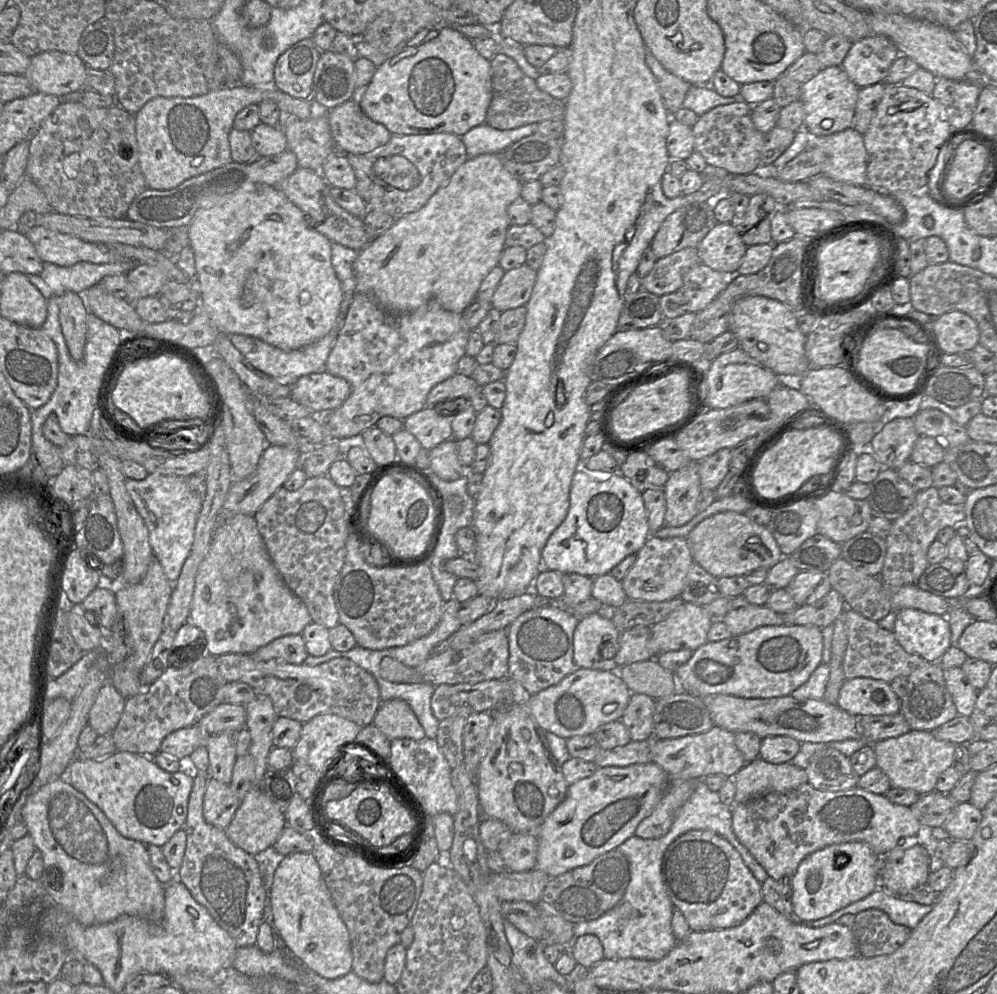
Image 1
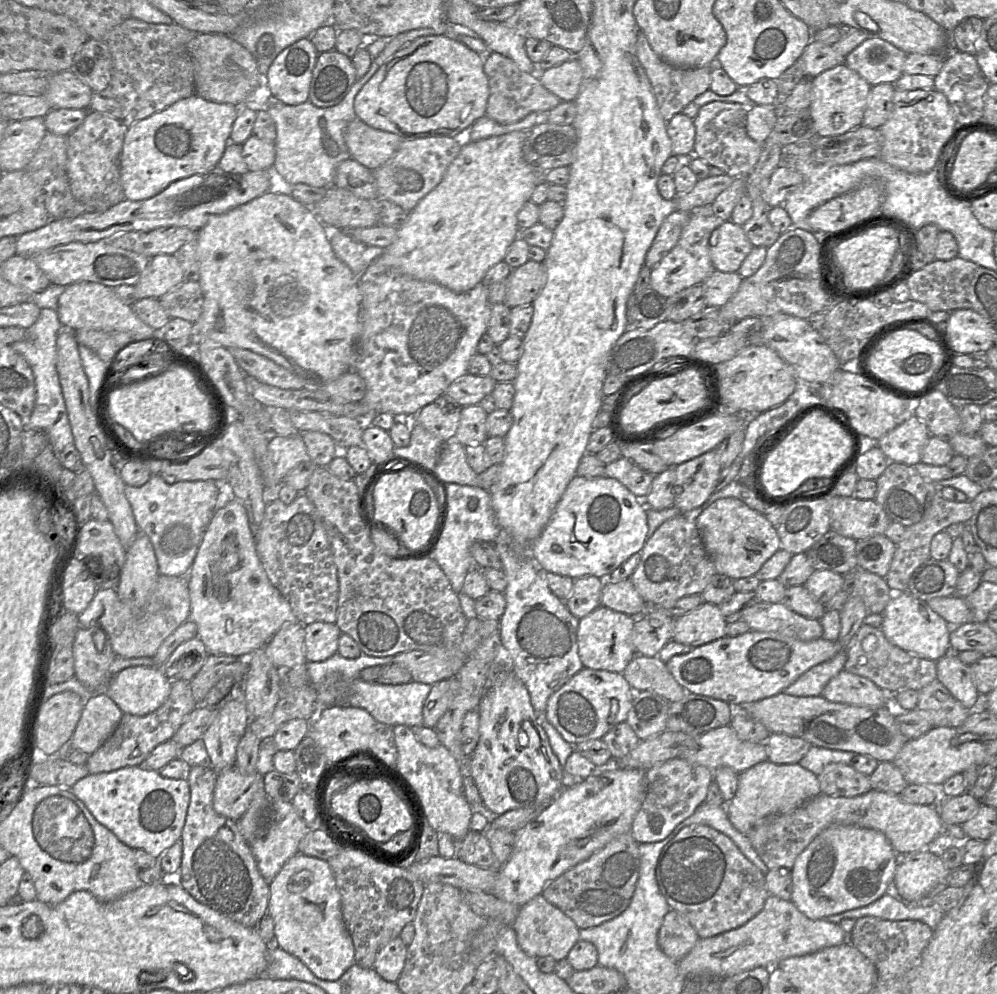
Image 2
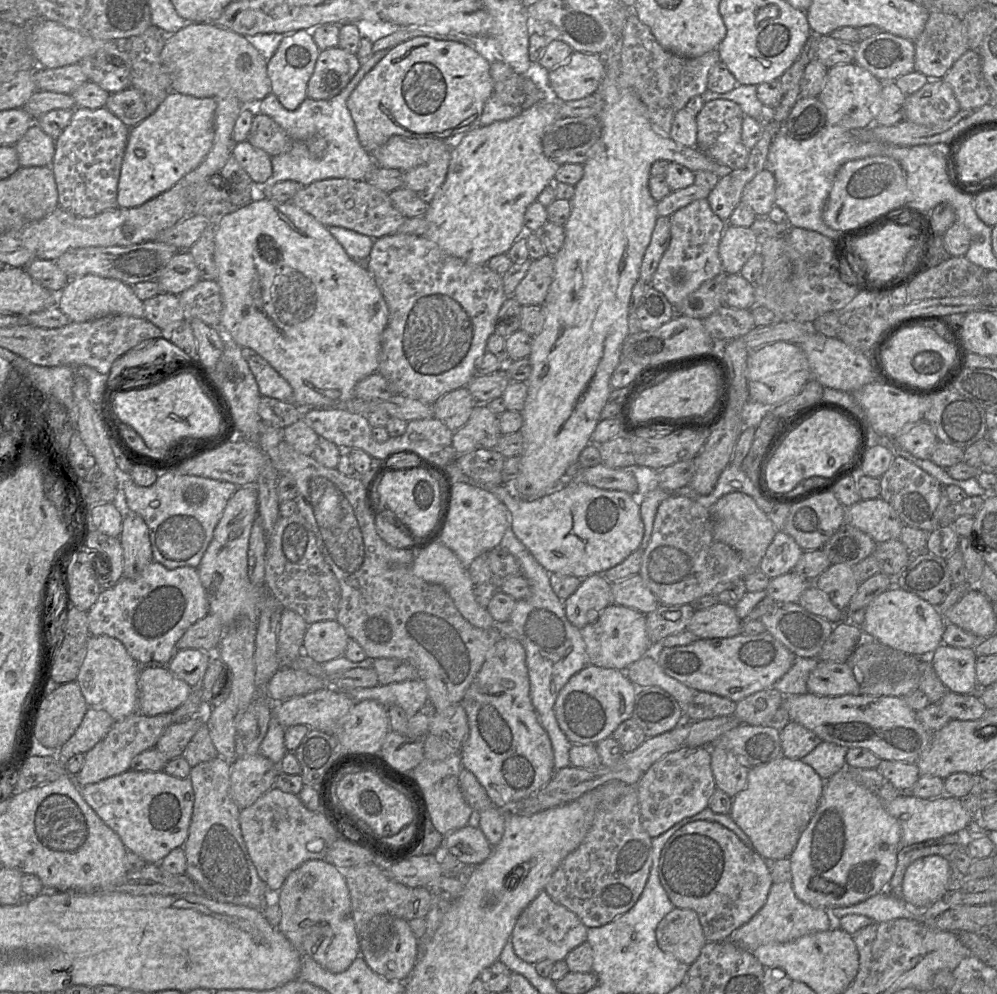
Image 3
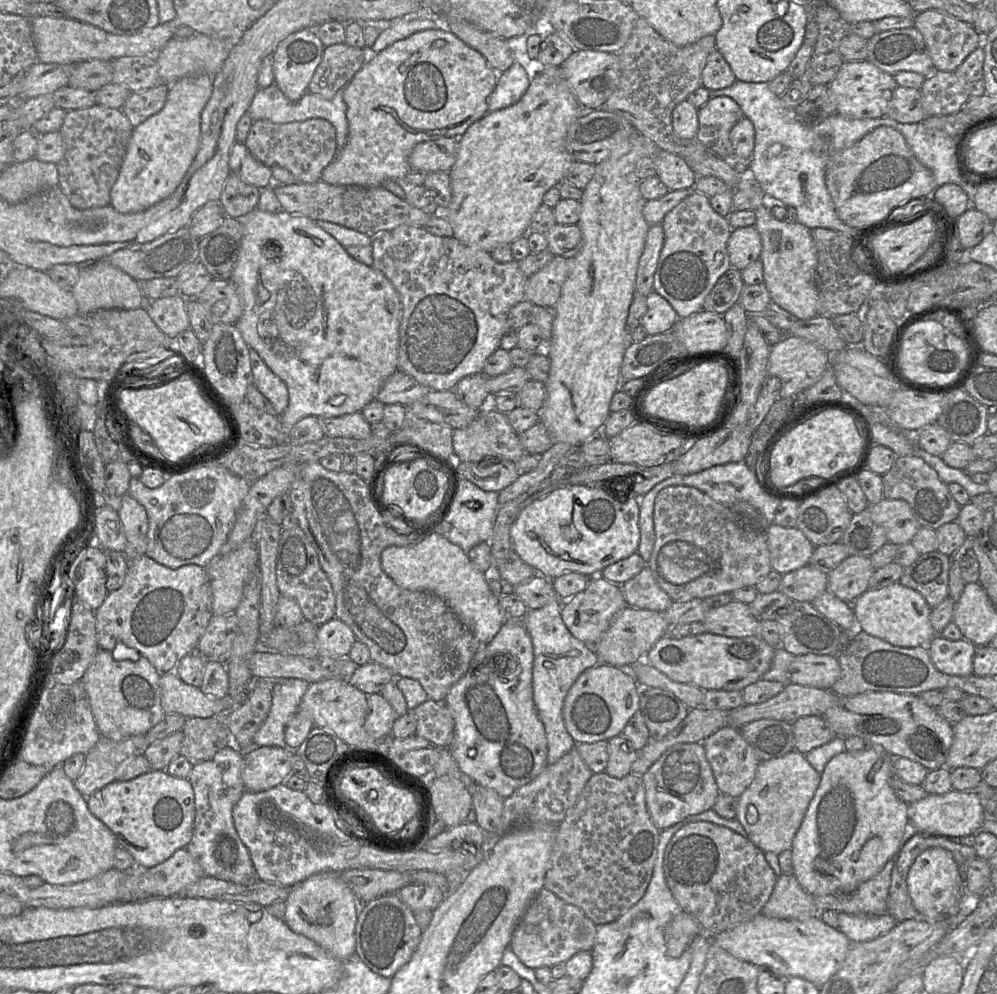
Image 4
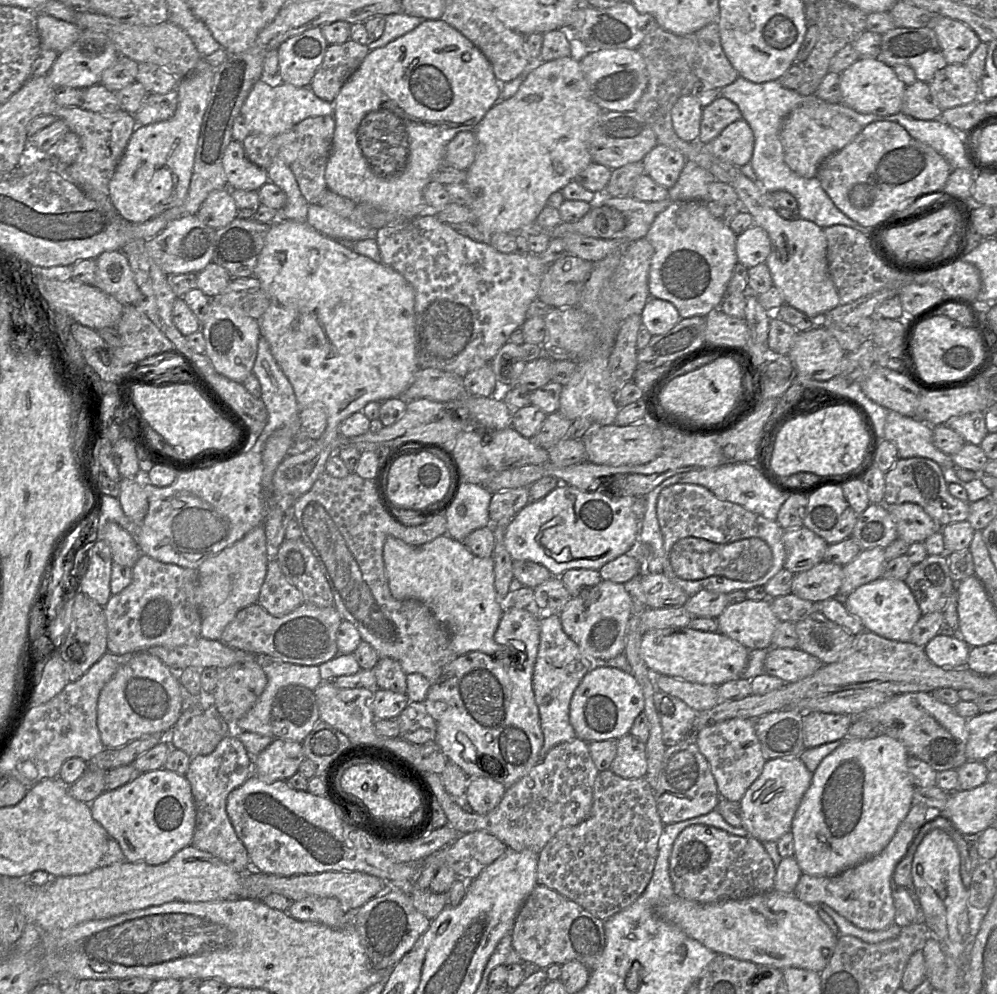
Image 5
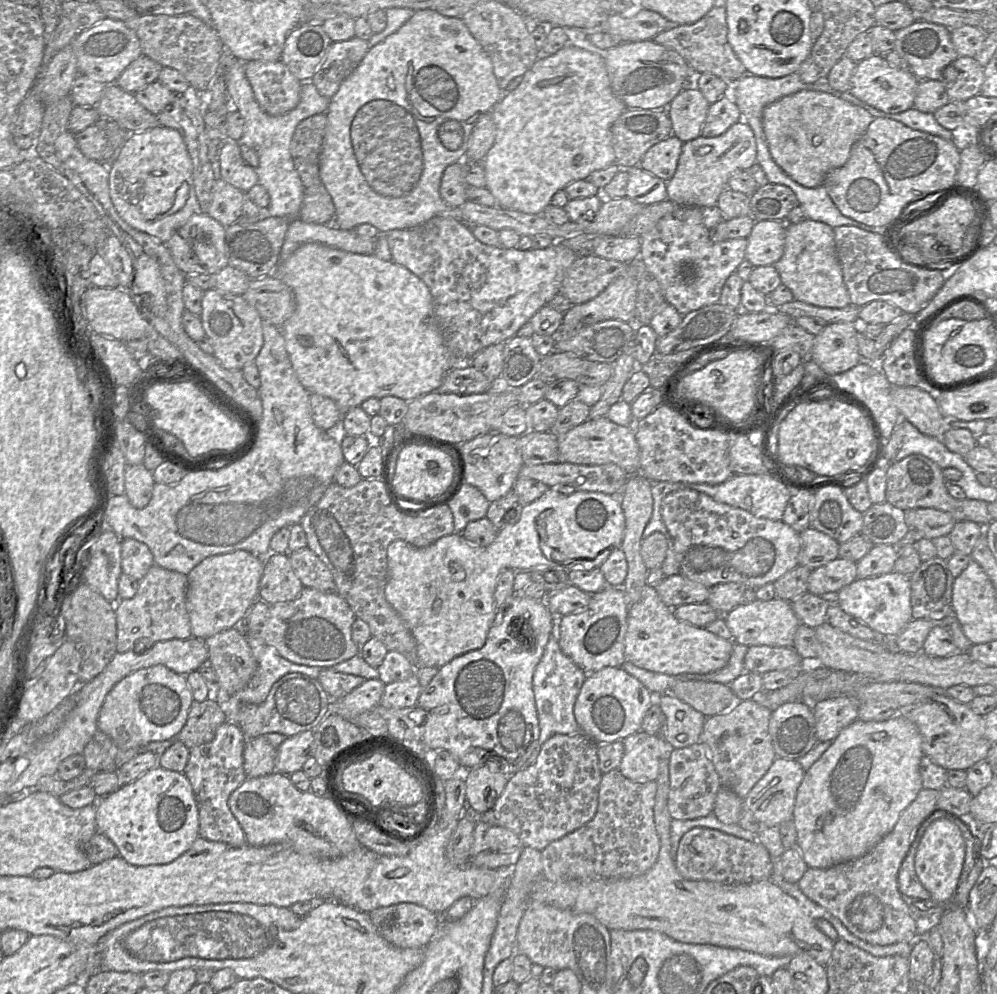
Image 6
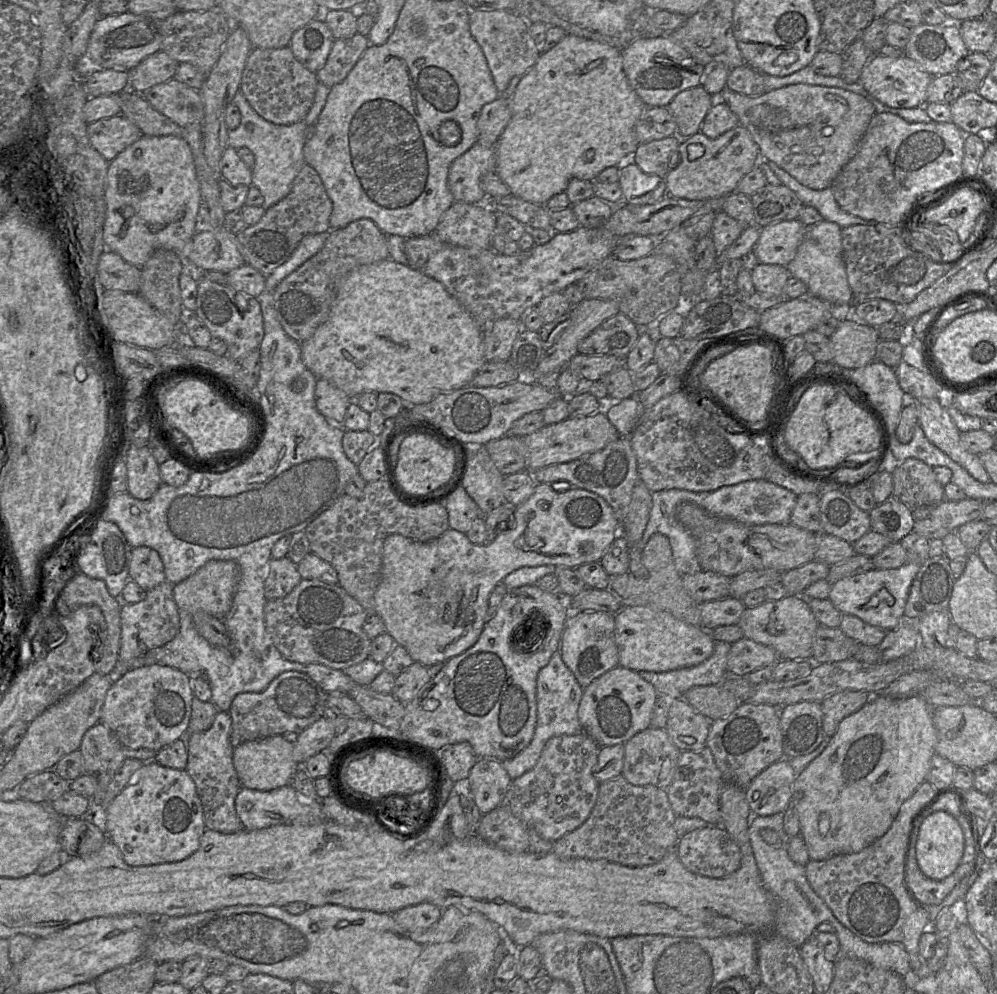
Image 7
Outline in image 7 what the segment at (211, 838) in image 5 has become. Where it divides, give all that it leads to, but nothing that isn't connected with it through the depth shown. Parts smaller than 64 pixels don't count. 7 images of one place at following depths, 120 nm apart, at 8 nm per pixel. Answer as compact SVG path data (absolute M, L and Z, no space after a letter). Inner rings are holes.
M218 711L211 727L187 735L188 761L186 771L193 779L200 798L206 829L221 833L235 833L243 825L235 809L235 799L241 788L233 765L234 747L230 742L232 718L228 711Z

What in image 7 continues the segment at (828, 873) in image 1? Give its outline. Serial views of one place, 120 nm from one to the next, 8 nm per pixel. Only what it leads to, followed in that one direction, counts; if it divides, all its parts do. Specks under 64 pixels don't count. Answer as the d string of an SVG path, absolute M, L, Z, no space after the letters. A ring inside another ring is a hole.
M877 694L872 695L871 700L860 710L845 717L840 722L836 733L830 737L825 750L795 778L792 786L791 806L797 811L800 835L804 839L811 860L821 861L834 855L860 852L887 832L904 801L911 797L916 789L926 781L931 759L936 754L935 747L937 743L937 732L933 724L932 712L933 707L919 694L904 699L895 699L884 694Z

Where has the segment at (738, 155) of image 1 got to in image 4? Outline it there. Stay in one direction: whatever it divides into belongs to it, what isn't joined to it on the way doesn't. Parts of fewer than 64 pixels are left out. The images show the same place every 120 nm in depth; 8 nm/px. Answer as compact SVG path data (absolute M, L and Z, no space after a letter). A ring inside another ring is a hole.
M710 97L698 109L699 126L696 140L726 162L734 160L730 131L743 117L743 111L731 97Z

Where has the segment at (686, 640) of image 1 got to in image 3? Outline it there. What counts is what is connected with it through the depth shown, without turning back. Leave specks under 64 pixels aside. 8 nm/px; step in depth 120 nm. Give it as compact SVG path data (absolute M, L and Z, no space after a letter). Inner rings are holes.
M724 603L703 610L695 610L687 630L698 639L728 638L742 633L742 620L735 608Z

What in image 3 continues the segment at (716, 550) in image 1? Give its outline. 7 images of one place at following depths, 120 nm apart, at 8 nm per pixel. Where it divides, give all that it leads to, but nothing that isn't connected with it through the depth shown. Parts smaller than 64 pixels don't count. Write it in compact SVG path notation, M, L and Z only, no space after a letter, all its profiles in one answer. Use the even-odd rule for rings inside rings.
M741 492L726 494L709 510L713 521L714 538L736 550L754 569L758 569L778 531L768 515L759 508L753 498Z

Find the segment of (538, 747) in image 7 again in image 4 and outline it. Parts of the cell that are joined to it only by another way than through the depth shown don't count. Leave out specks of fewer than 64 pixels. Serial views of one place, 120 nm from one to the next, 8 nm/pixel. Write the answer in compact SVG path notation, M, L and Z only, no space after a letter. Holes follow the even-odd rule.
M556 596L539 609L528 609L521 619L533 644L533 701L547 737L547 763L557 762L576 742L567 731L563 718L564 699L582 672L596 666L599 659L592 646L575 638L561 617L562 600Z

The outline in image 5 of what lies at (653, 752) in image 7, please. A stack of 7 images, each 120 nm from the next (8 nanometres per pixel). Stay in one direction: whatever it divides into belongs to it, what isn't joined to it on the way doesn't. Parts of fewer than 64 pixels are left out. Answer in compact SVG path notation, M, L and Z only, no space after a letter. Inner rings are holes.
M632 734L617 740L617 753L609 770L626 778L642 778L647 773L646 745Z

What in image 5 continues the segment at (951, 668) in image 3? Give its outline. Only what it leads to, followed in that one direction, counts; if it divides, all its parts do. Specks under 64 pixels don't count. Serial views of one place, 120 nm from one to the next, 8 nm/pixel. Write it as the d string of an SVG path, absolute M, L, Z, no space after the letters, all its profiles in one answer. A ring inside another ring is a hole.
M937 634L924 647L929 660L943 668L964 668L971 647L960 636Z

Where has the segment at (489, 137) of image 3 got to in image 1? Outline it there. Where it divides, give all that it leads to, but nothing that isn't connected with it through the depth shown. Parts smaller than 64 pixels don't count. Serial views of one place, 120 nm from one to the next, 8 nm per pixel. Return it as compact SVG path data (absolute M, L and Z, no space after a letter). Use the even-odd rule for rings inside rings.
M500 154L468 158L425 205L396 220L385 233L358 252L353 264L355 292L369 295L392 313L412 312L435 299L444 309L461 314L475 299L483 279L498 265L510 226L507 208L521 197L521 187L522 183L503 166Z

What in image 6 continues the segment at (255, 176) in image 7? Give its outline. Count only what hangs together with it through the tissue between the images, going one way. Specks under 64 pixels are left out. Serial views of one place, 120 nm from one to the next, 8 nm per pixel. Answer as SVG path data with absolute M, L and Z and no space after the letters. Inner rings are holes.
M225 50L220 59L220 72L226 81L230 108L236 109L244 118L244 131L237 143L253 148L259 158L259 165L256 168L258 184L265 187L270 196L269 206L262 211L268 216L297 219L303 201L304 186L291 156L291 140L300 122L327 111L330 99L323 96L312 81L302 82L298 105L286 114L273 116L265 113L255 99L245 74L244 62Z

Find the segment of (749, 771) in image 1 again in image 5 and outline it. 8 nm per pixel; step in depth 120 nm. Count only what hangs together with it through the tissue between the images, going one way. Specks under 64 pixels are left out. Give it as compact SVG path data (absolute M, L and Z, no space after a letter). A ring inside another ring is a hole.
M800 757L767 760L759 777L739 801L742 827L749 836L760 842L777 842L784 834L791 831L795 812L811 784L812 776L813 773L807 769Z

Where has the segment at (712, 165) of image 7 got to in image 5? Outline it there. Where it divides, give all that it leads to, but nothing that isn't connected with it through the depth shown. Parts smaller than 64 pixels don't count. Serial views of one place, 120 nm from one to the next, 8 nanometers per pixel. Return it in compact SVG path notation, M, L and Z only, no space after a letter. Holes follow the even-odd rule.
M740 119L722 130L710 142L706 149L722 161L737 167L750 163L754 151L754 135L749 124ZM686 160L675 185L668 189L671 201L710 201L709 185L713 175L693 161Z

